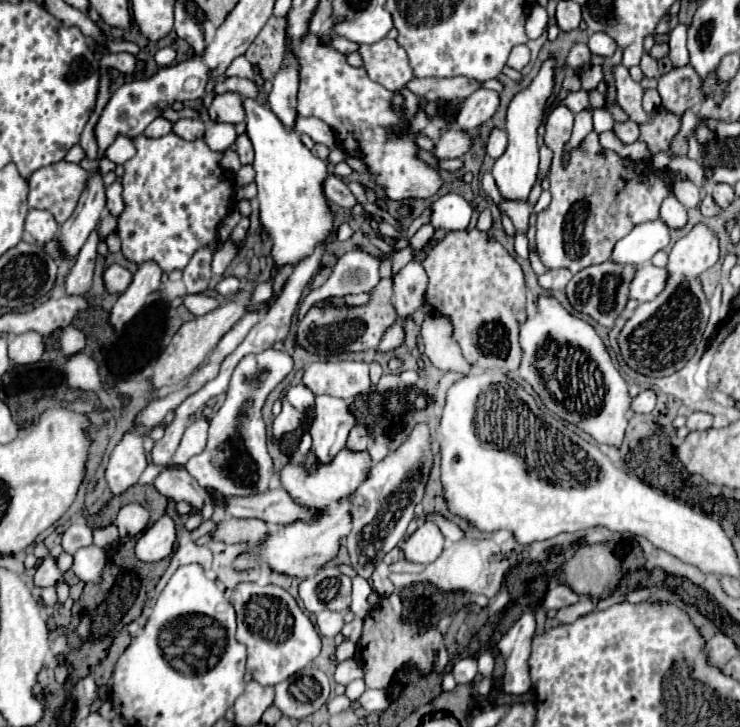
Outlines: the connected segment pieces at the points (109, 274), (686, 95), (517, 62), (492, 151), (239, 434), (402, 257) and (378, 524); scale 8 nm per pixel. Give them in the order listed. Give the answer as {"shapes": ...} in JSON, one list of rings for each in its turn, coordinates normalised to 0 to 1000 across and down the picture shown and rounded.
{"shapes":[[[[154,362],[141,370],[138,384],[141,384],[146,403],[168,403],[168,395],[173,395],[173,389],[178,389],[178,376],[173,370],[168,370],[165,365]]],[[[924,89],[895,103],[889,109],[889,128],[895,133],[895,147],[914,155],[924,155],[954,133],[951,125],[946,125],[946,103],[935,98],[935,89]]],[[[697,62],[697,65],[692,67],[684,89],[686,89],[689,95],[703,98],[703,95],[708,95],[708,92],[714,89],[714,84],[716,84],[716,67],[714,67],[711,62]]],[[[668,175],[668,177],[662,180],[659,197],[657,197],[657,208],[659,208],[659,213],[662,213],[662,216],[668,216],[668,219],[673,219],[673,216],[681,210],[684,199],[686,199],[684,180],[678,180],[678,177]]],[[[359,480],[349,488],[332,488],[322,505],[316,508],[311,532],[305,538],[305,549],[300,560],[289,568],[284,576],[284,598],[281,598],[281,612],[270,626],[262,626],[254,634],[251,648],[273,667],[297,675],[300,681],[349,681],[351,675],[362,675],[365,659],[370,653],[370,640],[368,629],[359,620],[359,593],[357,593],[357,579],[354,579],[354,557],[362,541],[395,510],[395,494],[384,483],[373,480]]],[[[549,340],[549,343],[538,345],[535,351],[530,351],[530,376],[538,376],[554,356],[557,356],[557,343],[554,340]]],[[[568,582],[559,587],[554,604],[546,612],[500,642],[492,664],[486,664],[486,670],[470,684],[476,703],[476,730],[468,739],[468,755],[473,763],[473,777],[486,794],[497,796],[505,780],[516,774],[519,763],[530,758],[549,736],[551,719],[559,714],[559,697],[570,689],[581,640],[581,596],[578,587]]]]}

